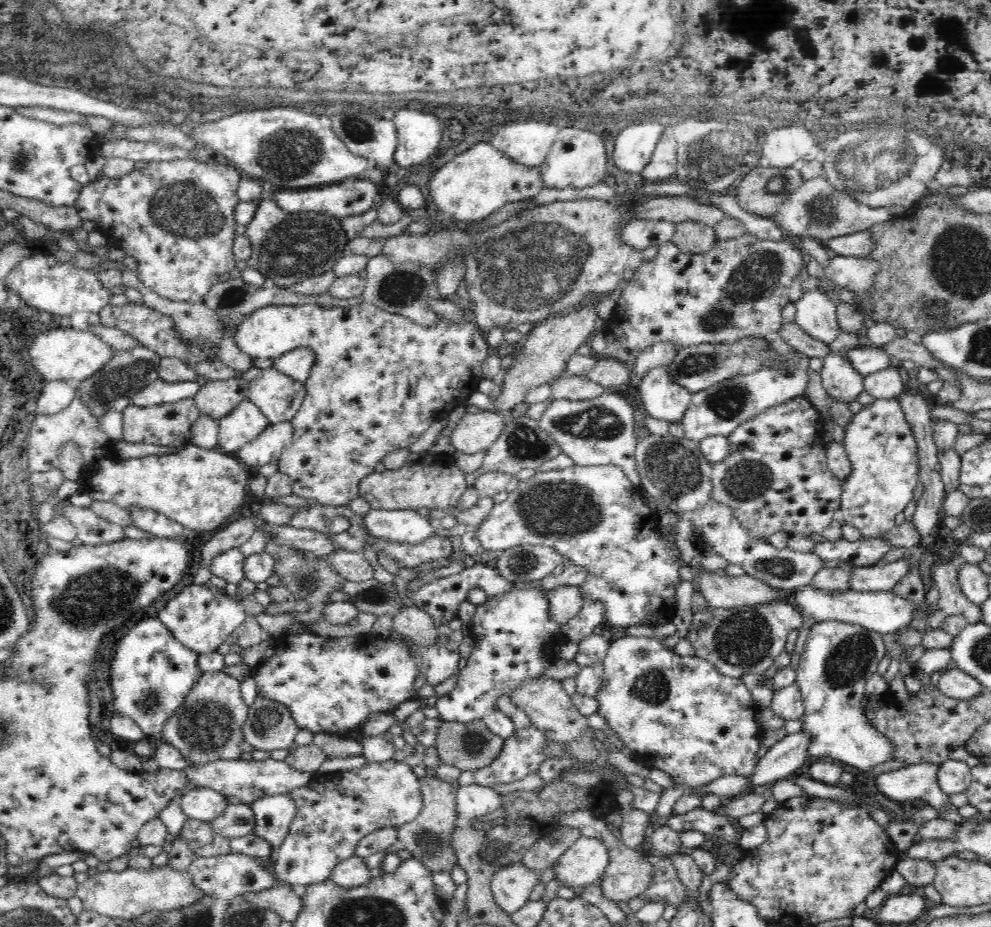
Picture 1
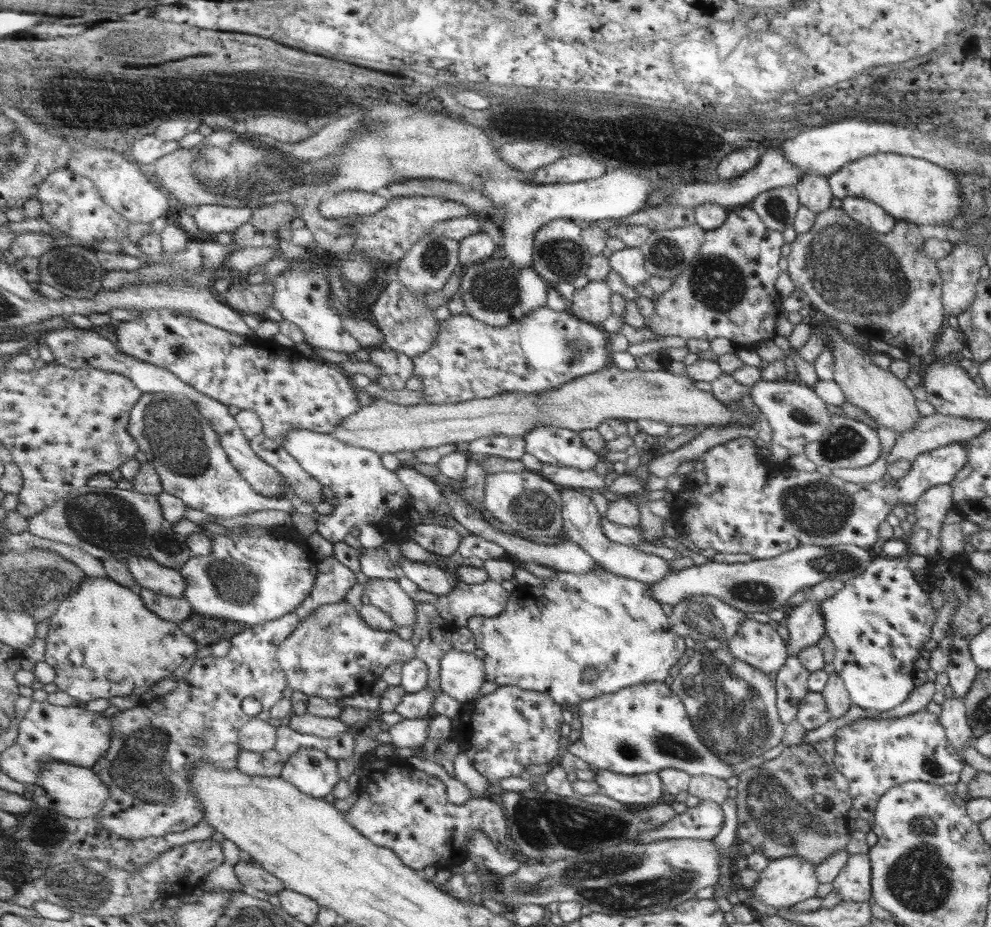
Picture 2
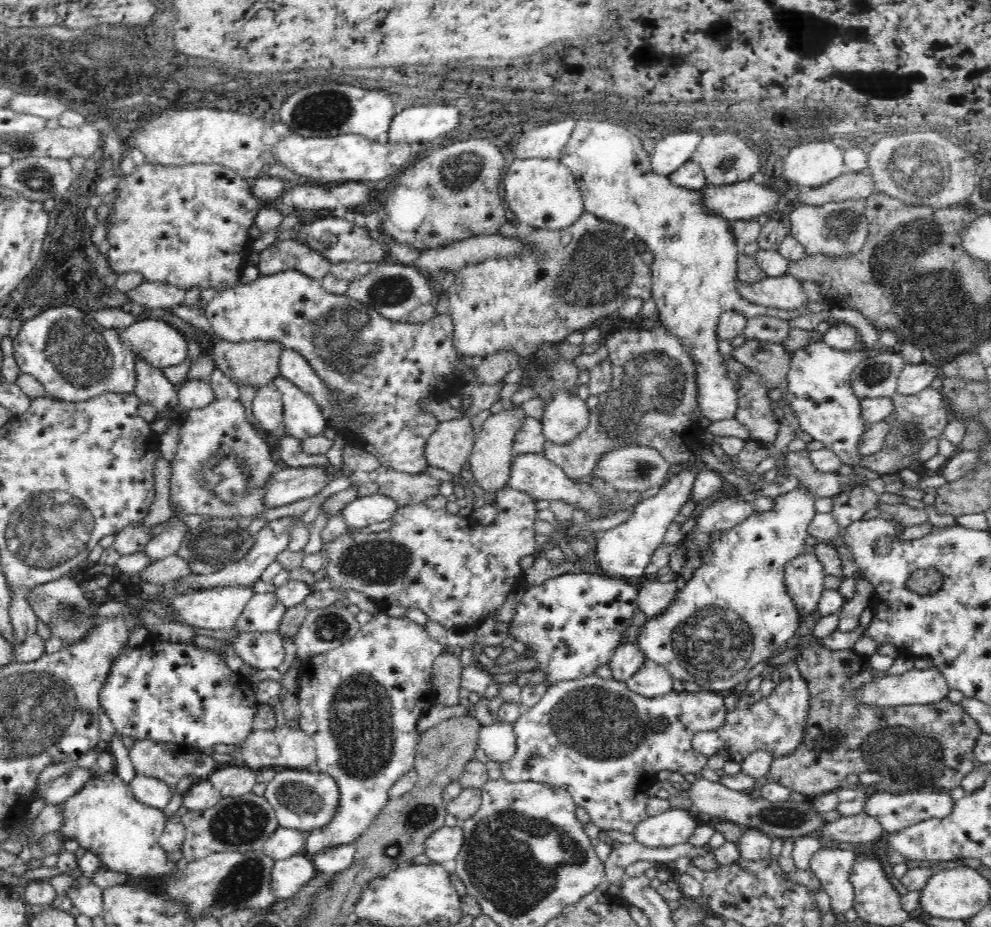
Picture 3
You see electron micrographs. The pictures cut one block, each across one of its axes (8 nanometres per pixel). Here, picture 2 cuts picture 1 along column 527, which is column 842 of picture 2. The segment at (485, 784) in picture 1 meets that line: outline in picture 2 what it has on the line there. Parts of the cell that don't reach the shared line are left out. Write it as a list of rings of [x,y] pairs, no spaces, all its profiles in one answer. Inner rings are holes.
[[[926,710],[897,719],[860,719],[834,734],[833,766],[849,783],[852,808],[865,822],[873,824],[877,800],[893,786],[905,782],[929,782],[936,786],[955,785],[964,763],[946,740],[937,718]]]

